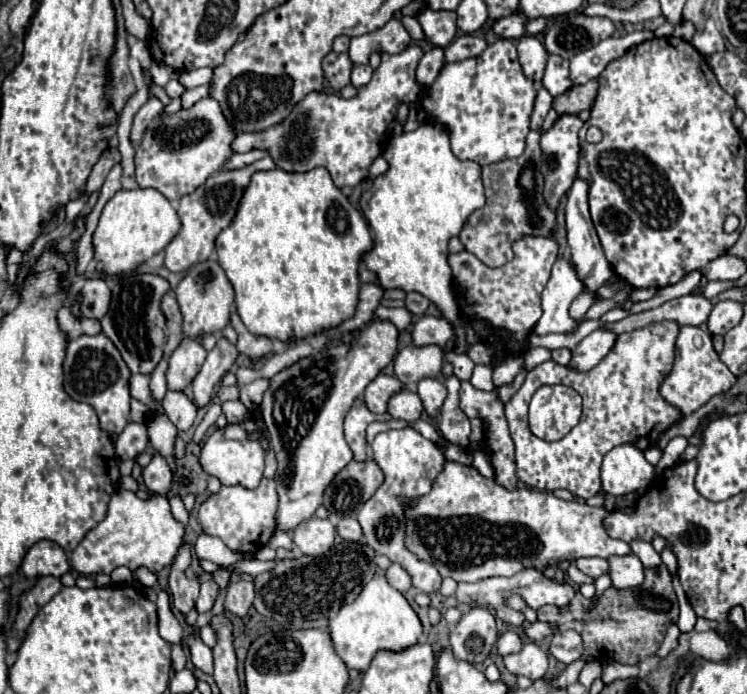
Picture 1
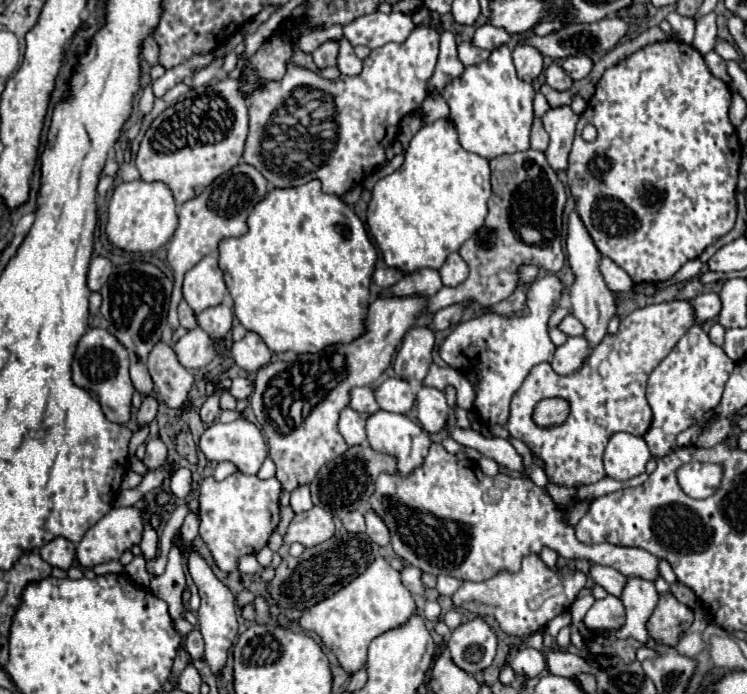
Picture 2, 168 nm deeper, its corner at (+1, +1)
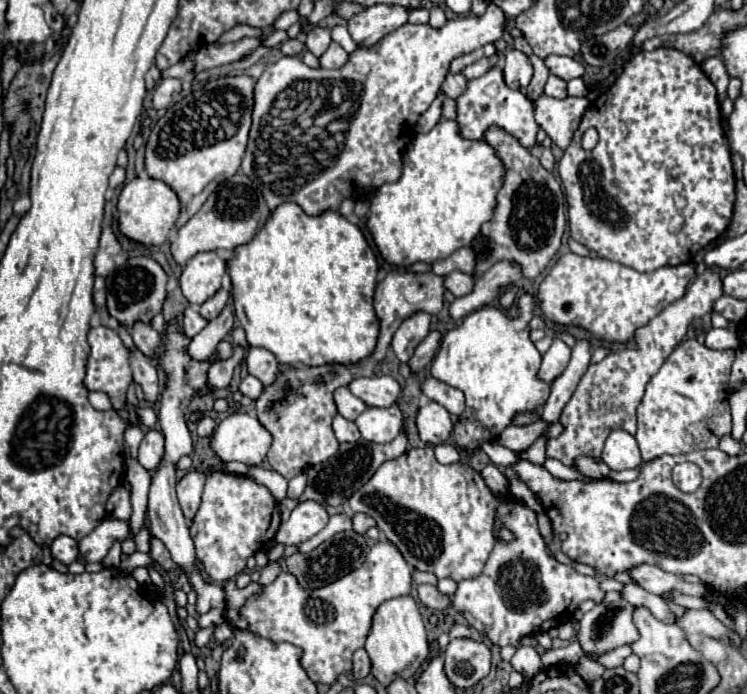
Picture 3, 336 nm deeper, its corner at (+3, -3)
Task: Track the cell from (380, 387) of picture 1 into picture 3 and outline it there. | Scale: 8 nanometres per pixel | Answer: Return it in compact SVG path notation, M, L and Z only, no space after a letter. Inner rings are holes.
M338 388L334 392L334 402L336 402L338 414L344 416L346 420L356 420L366 408L366 404L360 398L356 398L348 388Z

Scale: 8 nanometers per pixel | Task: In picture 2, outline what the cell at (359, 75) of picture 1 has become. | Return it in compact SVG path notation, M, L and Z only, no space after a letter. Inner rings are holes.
M340 40L340 54L338 54L338 70L344 76L358 76L362 72L362 60L354 54L354 48L348 44L348 40Z

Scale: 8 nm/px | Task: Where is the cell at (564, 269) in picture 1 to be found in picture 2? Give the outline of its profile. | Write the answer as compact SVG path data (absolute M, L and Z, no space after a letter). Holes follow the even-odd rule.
M556 274L540 276L528 288L528 316L502 318L492 312L480 314L468 322L460 322L440 346L440 356L448 366L464 372L468 378L472 378L474 374L480 376L480 384L476 386L474 408L480 414L482 424L504 426L508 420L510 400L522 386L528 372L536 364L552 360L556 346L548 336L548 318L556 310L556 304L562 298L562 290L562 280Z

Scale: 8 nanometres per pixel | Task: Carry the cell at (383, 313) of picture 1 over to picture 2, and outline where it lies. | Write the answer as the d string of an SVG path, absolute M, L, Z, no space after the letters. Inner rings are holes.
M524 150L490 160L492 168L492 196L488 200L488 216L484 226L462 244L460 256L470 266L470 276L456 288L442 288L428 300L426 314L434 314L446 306L472 300L484 308L508 298L516 288L516 270L520 264L536 264L548 272L558 272L562 258L562 210L566 192L556 172L546 162L544 152ZM534 228L540 232L538 244L522 240L520 230Z

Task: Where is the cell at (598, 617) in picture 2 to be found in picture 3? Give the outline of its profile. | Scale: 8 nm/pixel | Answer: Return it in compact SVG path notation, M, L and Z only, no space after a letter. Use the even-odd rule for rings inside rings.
M620 600L614 604L596 604L590 612L586 612L578 622L580 628L576 632L576 640L586 656L598 660L598 656L606 652L636 642L640 634L632 620L634 610L636 606Z

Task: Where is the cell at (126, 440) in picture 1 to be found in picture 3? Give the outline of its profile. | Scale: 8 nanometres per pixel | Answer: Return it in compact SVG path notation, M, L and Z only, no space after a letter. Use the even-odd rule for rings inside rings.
M136 348L130 352L130 368L134 372L134 382L142 386L146 400L154 402L160 394L160 386L158 386L158 372L154 368L154 364Z

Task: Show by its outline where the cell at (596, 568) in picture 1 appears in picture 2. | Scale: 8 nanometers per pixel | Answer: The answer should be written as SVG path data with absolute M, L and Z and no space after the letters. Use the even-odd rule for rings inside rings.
M592 564L590 566L590 576L596 584L600 584L608 594L620 596L622 588L624 588L624 576L620 572L616 572L614 568L608 566L600 566L600 564Z

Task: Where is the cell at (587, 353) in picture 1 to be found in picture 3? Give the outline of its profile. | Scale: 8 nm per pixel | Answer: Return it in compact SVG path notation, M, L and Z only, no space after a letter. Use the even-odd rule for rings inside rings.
M554 338L548 352L542 356L538 378L550 384L556 376L560 376L564 372L568 362L570 362L570 348L560 338Z

